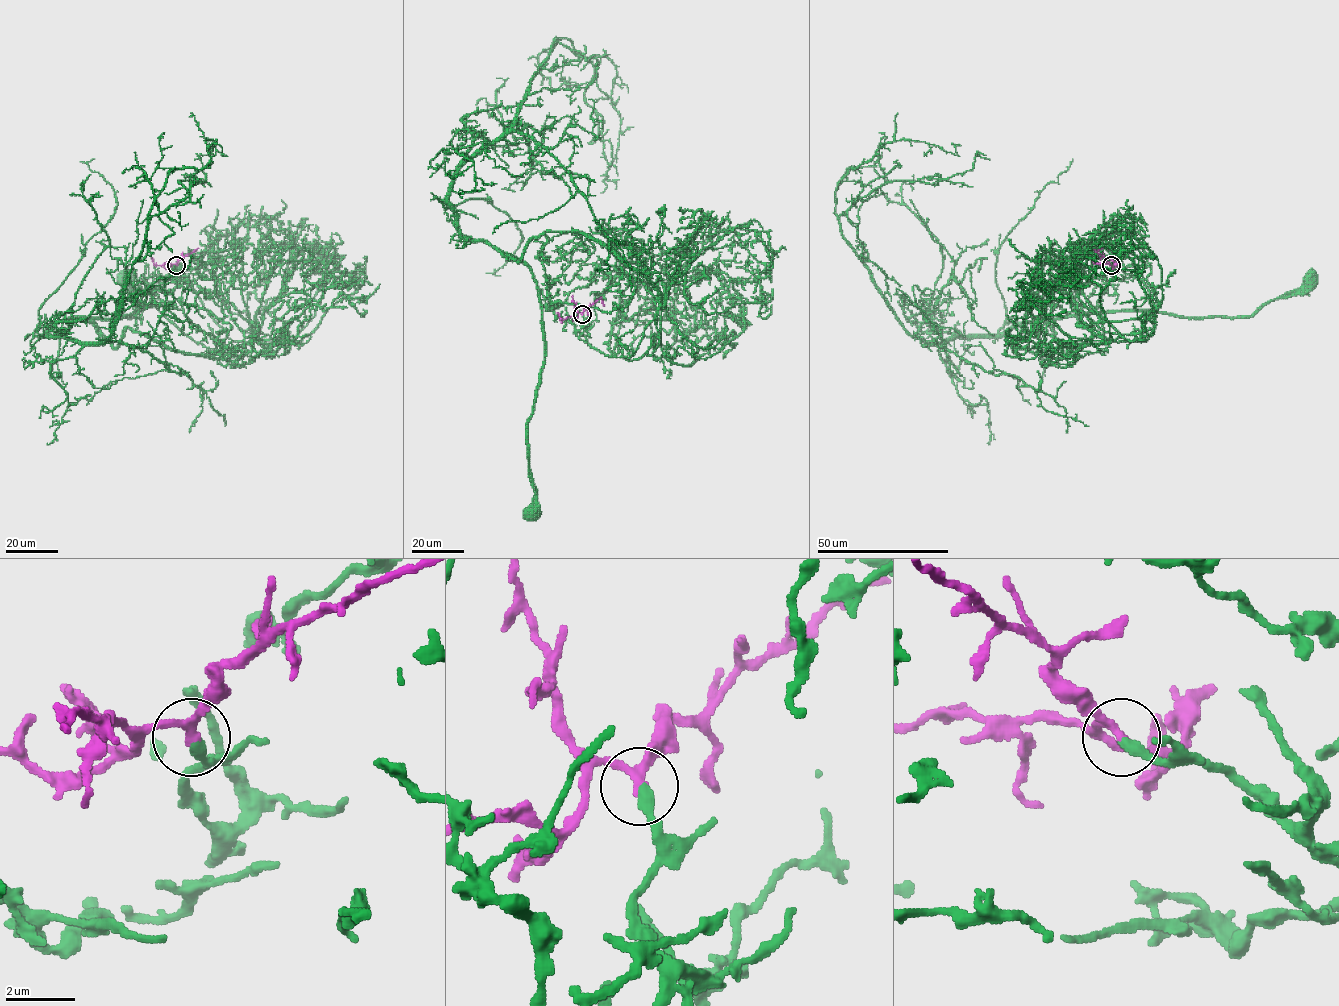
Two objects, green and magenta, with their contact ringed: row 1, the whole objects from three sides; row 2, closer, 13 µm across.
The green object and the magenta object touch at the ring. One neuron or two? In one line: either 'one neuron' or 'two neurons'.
one neuron

